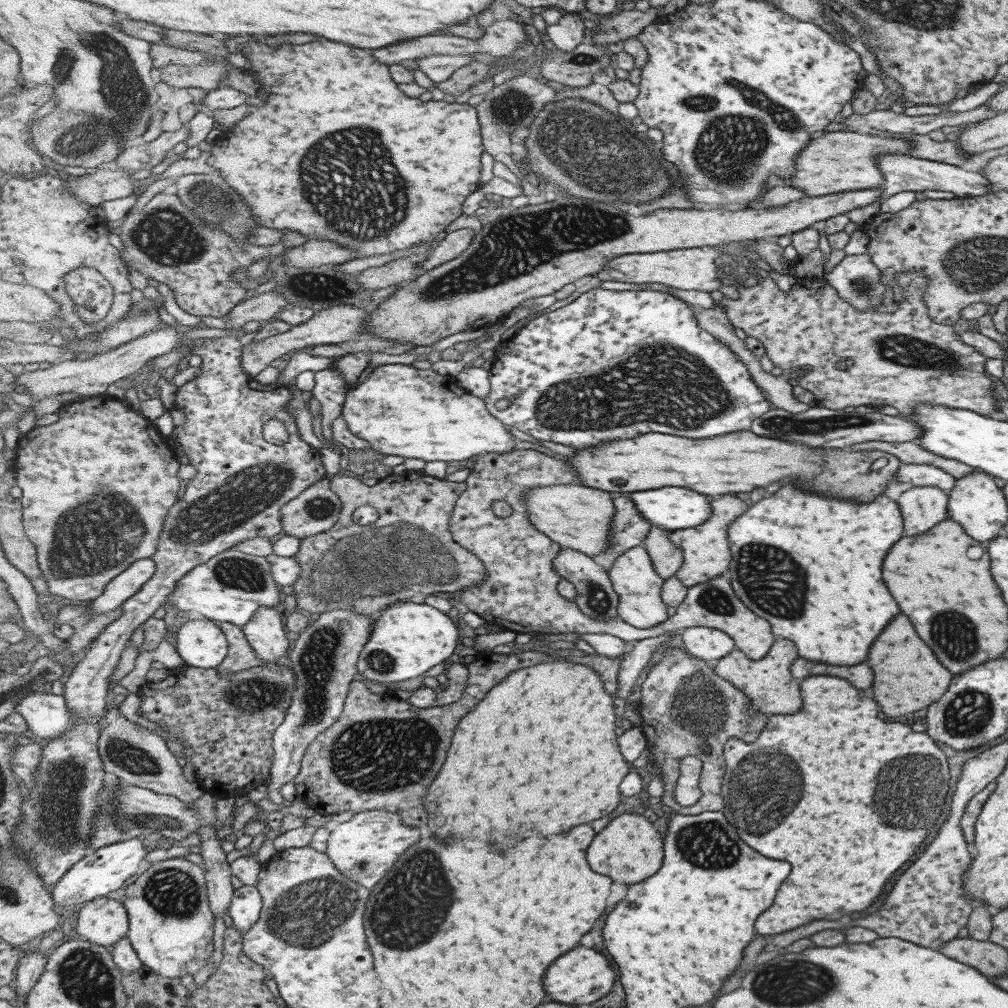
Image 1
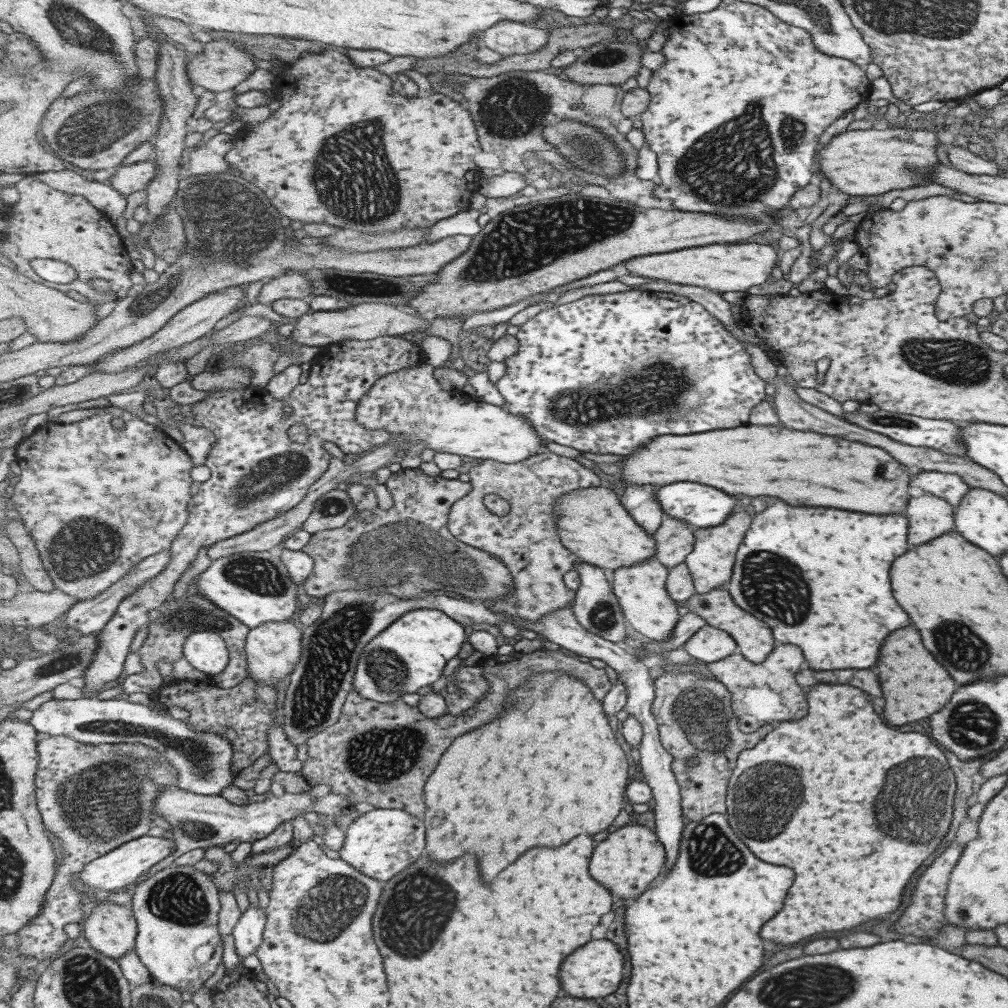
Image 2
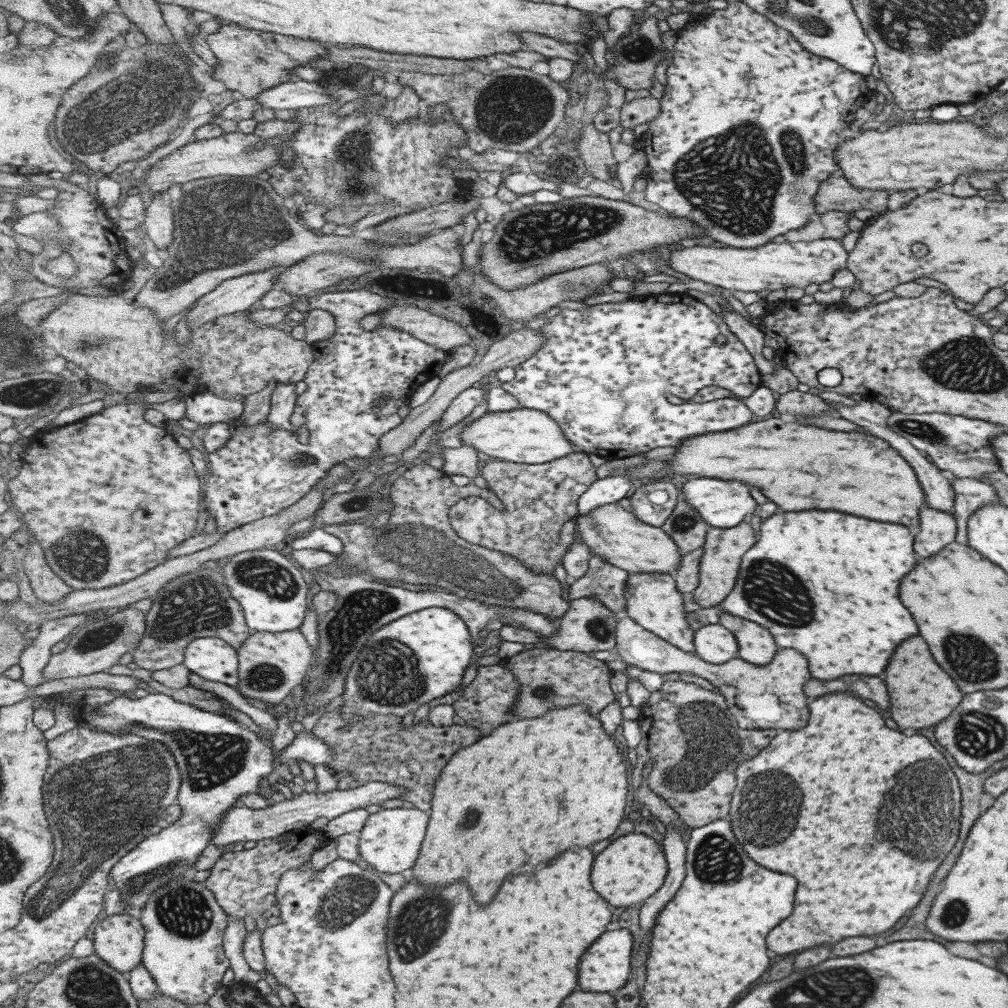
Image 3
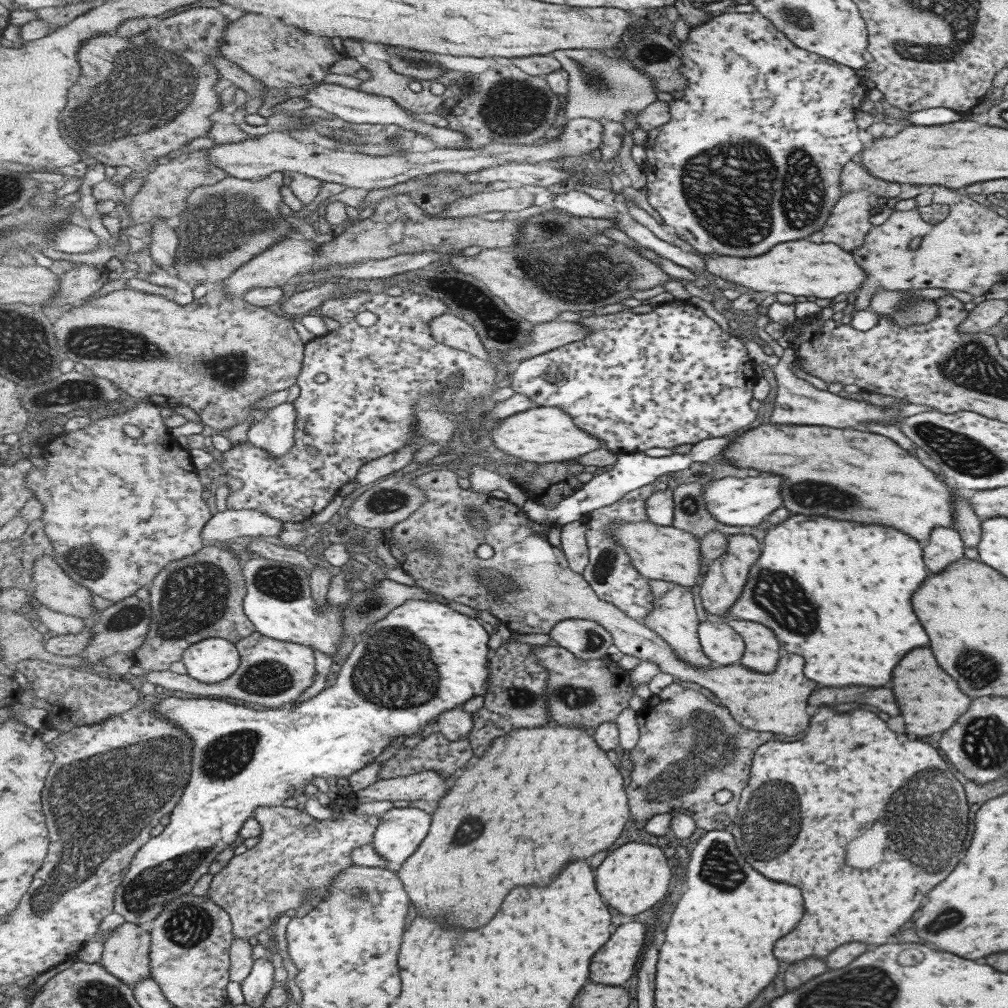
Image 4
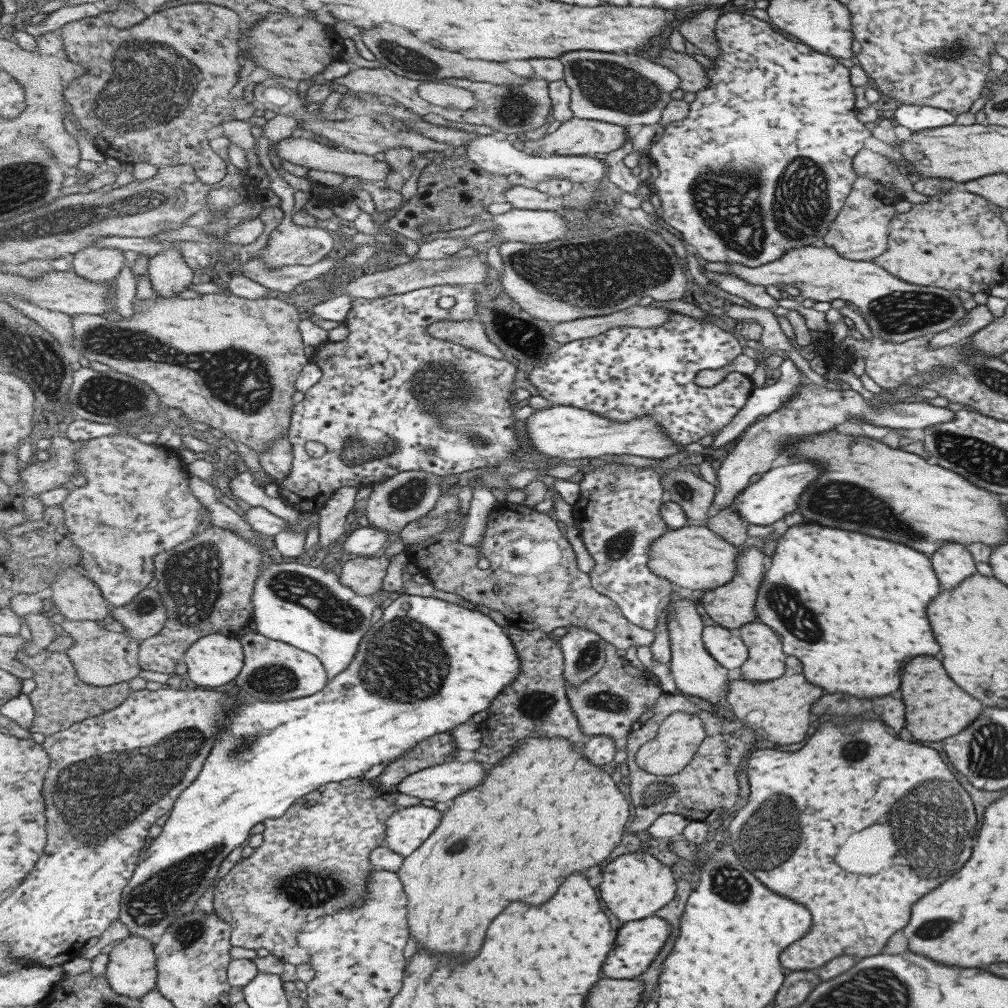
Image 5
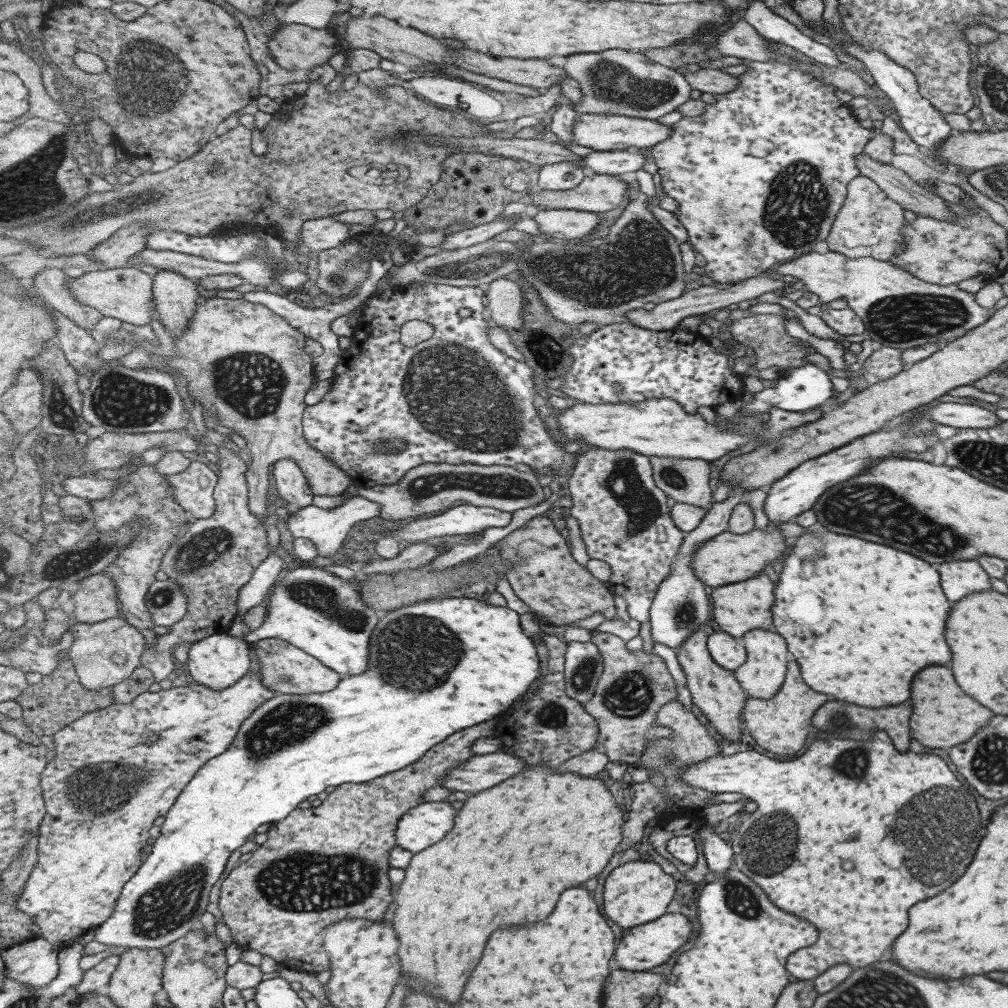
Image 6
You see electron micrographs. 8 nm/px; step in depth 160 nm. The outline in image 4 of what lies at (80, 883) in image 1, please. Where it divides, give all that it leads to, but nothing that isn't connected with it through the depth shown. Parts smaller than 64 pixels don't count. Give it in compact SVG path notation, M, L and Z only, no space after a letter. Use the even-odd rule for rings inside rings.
M408 600L403 606L398 606L393 609L391 614L388 614L383 620L377 621L373 626L369 627L362 636L358 639L357 644L353 647L347 657L344 665L341 667L339 675L336 678L335 684L327 685L319 692L315 697L303 701L298 704L294 709L289 709L290 705L284 705L279 708L270 708L267 710L254 710L243 705L235 705L227 702L225 698L206 698L204 696L189 697L186 695L174 694L172 697L162 696L158 699L154 708L163 719L171 721L173 725L181 727L191 740L193 740L193 759L191 764L193 766L193 772L189 774L189 786L185 788L182 799L177 802L175 810L169 814L169 822L164 826L163 831L157 836L151 837L151 840L147 844L143 845L143 848L139 850L139 854L135 856L135 860L131 862L131 870L129 874L125 876L123 884L119 885L119 892L117 892L117 900L115 901L114 912L122 915L127 922L140 924L143 927L148 927L153 924L154 920L161 914L164 909L164 904L170 903L171 900L178 896L191 893L193 886L199 882L199 878L203 874L210 872L210 864L217 860L217 856L226 850L229 844L233 844L235 840L239 840L240 832L246 820L254 817L255 809L262 806L278 807L281 804L285 804L287 800L287 793L289 788L304 792L305 787L311 786L313 778L323 778L335 780L341 778L348 778L365 768L367 764L374 762L375 760L382 760L384 753L387 753L385 748L389 744L393 744L397 736L407 736L416 734L423 731L426 724L433 721L433 725L436 726L441 718L441 713L447 709L454 709L463 706L464 702L467 702L469 698L473 696L484 696L488 691L488 678L490 677L490 664L494 661L494 657L489 655L489 631L485 628L486 624L481 624L475 618L461 614L457 610L453 610L444 603L438 601L427 600Z

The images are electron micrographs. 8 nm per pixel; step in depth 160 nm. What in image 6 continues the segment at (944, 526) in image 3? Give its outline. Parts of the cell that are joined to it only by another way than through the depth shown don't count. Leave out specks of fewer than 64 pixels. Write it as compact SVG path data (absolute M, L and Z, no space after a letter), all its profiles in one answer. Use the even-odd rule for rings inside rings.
M976 559L942 562L937 572L942 592L951 603L966 594L992 589L988 574Z

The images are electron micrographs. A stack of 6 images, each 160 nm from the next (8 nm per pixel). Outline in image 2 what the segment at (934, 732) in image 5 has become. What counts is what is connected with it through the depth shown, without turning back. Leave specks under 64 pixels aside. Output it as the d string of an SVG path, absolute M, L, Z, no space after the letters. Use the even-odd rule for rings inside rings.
M905 626L895 632L889 632L887 640L883 640L879 648L875 668L877 668L877 676L881 684L881 694L885 700L883 716L887 722L895 726L907 724L937 712L941 706L947 704L947 700L951 698L955 690L949 674L921 646L919 634L913 626Z

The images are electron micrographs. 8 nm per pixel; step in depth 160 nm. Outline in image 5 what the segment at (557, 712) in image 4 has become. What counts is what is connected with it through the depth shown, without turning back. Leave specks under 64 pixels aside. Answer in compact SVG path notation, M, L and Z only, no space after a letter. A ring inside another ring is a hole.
M607 643L602 670L579 686L568 682L567 696L585 735L609 736L615 739L617 752L626 752L627 736L630 736L635 722L641 720L665 692L655 675L631 666L631 662L617 655L617 649L615 645Z

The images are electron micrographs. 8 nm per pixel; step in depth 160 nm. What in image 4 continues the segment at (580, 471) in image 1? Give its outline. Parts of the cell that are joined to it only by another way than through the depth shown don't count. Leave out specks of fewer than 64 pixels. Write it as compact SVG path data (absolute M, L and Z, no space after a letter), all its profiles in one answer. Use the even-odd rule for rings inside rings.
M766 423L747 429L722 448L718 456L732 466L753 468L759 472L781 476L781 504L790 513L809 516L831 516L835 520L851 520L861 524L891 526L915 540L925 540L935 527L954 528L952 496L955 488L947 486L943 477L921 465L915 458L890 438L877 433L864 432L860 427L853 429L824 426L799 426L790 424ZM841 492L849 494L851 504L841 504Z

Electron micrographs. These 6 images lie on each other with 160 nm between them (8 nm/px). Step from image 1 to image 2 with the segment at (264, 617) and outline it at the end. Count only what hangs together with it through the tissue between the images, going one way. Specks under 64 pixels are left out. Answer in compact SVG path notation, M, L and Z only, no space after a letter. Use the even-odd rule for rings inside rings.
M295 620L263 623L251 629L246 642L250 676L270 685L279 684L296 669L302 658L304 627Z

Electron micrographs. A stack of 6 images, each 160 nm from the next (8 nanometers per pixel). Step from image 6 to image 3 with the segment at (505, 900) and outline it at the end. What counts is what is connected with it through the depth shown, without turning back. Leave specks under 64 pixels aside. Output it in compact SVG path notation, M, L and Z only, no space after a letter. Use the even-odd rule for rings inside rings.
M577 703L570 707L556 708L545 713L541 718L521 720L521 722L509 721L509 724L499 726L493 734L485 734L487 738L475 742L473 746L467 746L459 750L450 762L443 768L441 778L438 779L437 788L432 798L433 810L431 810L431 822L428 824L427 836L422 844L422 852L414 868L409 875L415 877L423 884L431 886L447 886L455 884L459 880L467 880L471 884L471 892L475 892L475 898L481 904L489 904L491 898L499 892L503 880L517 870L523 864L541 864L541 862L551 862L557 854L565 852L571 846L577 844L595 844L599 840L611 838L627 810L627 798L629 798L629 768L619 754L619 748L615 746L613 738L605 732L603 721L588 709L587 704Z

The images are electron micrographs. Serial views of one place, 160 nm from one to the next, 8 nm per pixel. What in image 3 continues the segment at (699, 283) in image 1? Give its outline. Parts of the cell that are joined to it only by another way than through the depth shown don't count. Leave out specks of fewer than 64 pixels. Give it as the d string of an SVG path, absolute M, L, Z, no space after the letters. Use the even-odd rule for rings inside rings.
M822 237L813 241L768 242L759 248L708 248L694 246L672 252L669 257L671 269L720 289L741 290L756 294L765 289L777 290L787 287L804 289L809 284L829 282L833 274L845 269L847 253L835 238Z

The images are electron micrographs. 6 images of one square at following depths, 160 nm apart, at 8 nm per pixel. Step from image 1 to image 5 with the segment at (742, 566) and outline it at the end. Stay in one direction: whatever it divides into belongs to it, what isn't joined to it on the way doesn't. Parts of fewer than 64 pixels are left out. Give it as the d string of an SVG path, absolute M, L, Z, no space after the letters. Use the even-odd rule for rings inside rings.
M805 522L788 527L782 535L777 537L775 550L773 555L767 559L763 578L757 588L754 613L756 621L768 626L781 640L783 654L795 656L801 660L807 682L827 692L847 692L859 698L871 698L871 696L887 696L899 688L899 672L909 658L919 656L919 654L933 656L939 652L939 646L933 640L933 634L931 634L931 628L927 626L927 616L925 616L925 606L933 596L937 596L937 578L931 570L929 558L923 556L921 552L907 548L903 544L895 544L891 540L877 540L877 538L871 538L859 532L825 528L825 526L817 526L812 522Z

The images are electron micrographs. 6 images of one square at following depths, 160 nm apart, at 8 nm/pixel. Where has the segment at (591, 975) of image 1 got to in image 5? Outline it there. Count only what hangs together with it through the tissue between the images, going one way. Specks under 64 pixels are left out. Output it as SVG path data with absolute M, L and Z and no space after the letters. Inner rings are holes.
M650 916L643 920L634 920L625 923L619 928L619 944L615 944L615 952L611 952L611 956L607 956L607 964L603 964L603 972L609 978L635 978L639 974L643 974L651 962L657 958L659 950L665 946L665 942L669 940L673 928L669 926L668 919Z

